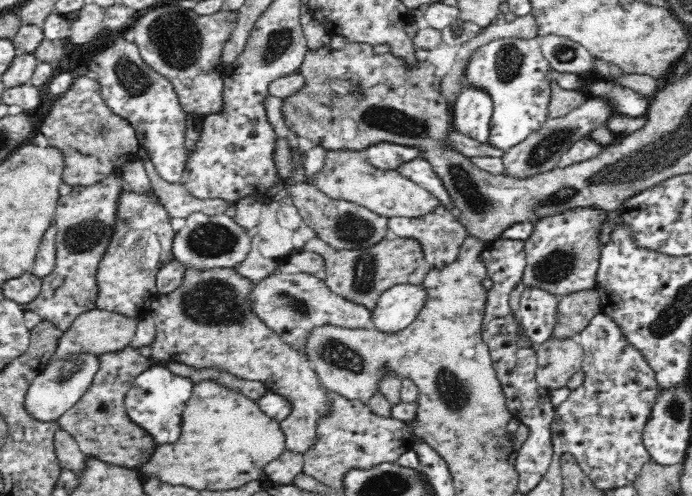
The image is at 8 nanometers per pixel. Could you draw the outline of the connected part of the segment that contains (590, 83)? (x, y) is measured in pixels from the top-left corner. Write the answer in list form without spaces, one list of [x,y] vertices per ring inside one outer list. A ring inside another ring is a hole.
[[[506,37],[480,46],[474,56],[471,56],[464,83],[465,86],[484,88],[492,95],[493,113],[489,122],[489,143],[504,150],[520,144],[546,122],[551,94],[557,87],[607,98],[614,106],[615,112],[630,117],[644,117],[650,103],[649,98],[640,96],[631,89],[622,86],[614,88],[614,83],[610,80],[554,70],[543,55],[536,38]]]

